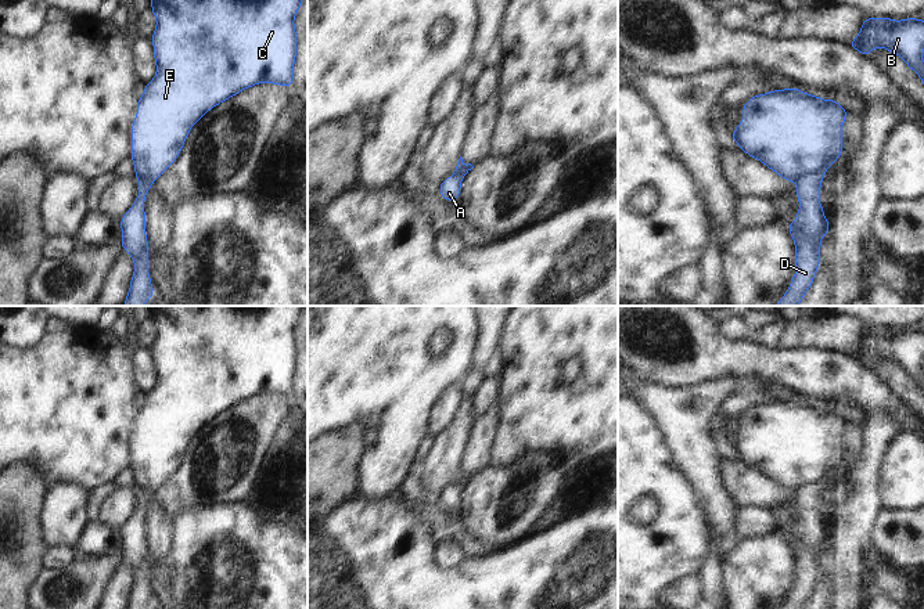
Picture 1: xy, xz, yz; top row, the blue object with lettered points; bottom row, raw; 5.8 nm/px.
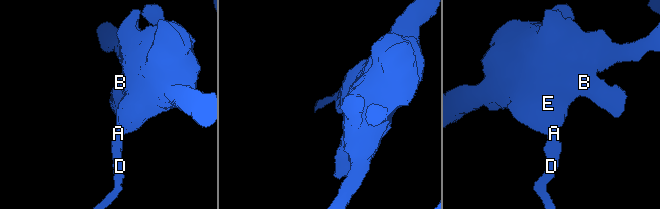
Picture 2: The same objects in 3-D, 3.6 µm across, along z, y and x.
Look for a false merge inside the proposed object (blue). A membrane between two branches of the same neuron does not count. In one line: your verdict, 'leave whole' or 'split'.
split

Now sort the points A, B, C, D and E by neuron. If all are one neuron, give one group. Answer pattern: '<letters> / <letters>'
A D / B C E

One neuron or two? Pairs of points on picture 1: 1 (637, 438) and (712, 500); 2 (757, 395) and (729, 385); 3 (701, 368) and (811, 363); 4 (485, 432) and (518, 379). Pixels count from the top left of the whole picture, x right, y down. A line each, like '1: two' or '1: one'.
1: two
2: two
3: one
4: two

